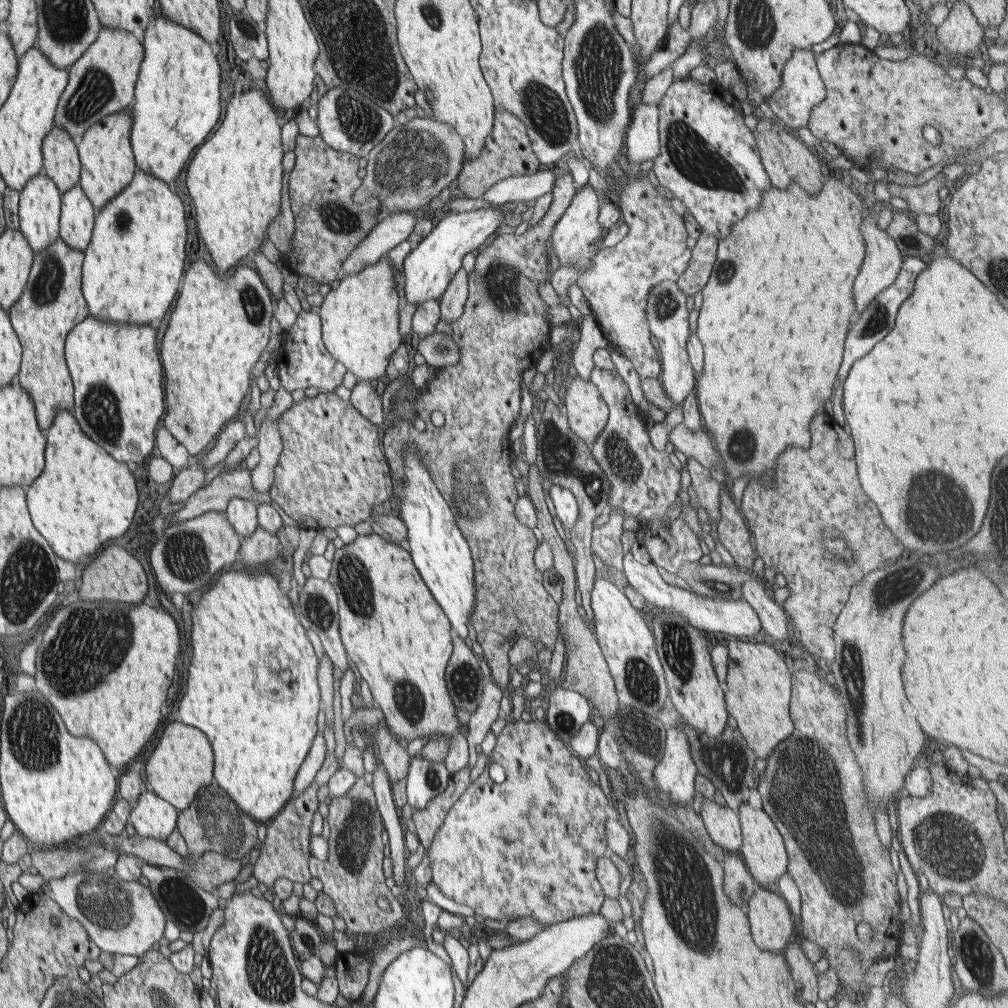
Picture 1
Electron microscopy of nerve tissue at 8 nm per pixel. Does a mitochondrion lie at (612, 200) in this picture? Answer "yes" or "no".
no

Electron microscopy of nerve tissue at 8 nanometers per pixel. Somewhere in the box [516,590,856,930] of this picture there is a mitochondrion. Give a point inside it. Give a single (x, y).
(806, 795)

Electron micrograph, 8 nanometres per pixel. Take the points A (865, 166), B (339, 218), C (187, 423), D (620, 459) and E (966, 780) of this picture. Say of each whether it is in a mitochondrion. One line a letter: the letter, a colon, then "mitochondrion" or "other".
A: other
B: mitochondrion
C: mitochondrion
D: mitochondrion
E: other

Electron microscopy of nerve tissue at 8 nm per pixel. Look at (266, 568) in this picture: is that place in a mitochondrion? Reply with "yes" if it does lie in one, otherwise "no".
no

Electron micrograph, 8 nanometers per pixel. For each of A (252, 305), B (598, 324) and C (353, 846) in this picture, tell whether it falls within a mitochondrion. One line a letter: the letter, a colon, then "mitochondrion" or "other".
A: mitochondrion
B: other
C: mitochondrion

